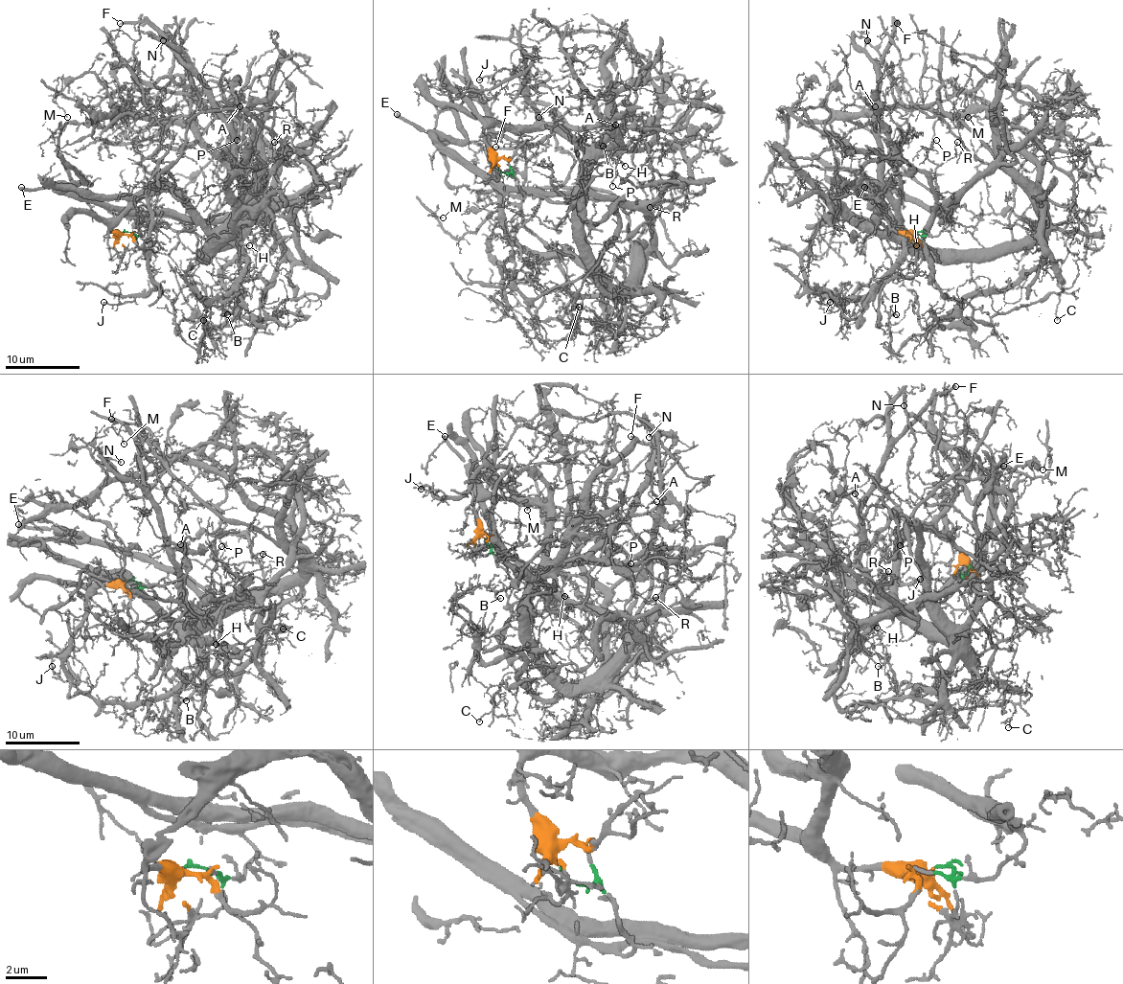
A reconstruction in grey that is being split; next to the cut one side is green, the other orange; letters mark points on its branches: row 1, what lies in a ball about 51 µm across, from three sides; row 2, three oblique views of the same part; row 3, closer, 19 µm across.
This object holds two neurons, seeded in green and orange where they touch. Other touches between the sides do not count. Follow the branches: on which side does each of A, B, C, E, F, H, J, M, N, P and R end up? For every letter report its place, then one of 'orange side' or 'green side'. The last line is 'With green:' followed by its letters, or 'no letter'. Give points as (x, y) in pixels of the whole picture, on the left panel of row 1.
A: at (240, 106); orange side
B: at (227, 314); orange side
C: at (203, 320); green side
E: at (21, 187); green side
F: at (120, 23); orange side
H: at (249, 245); orange side
J: at (103, 302); orange side
M: at (67, 117); green side
N: at (163, 40); orange side
P: at (237, 140); green side
R: at (274, 142); green side
With green: C, E, M, P, R

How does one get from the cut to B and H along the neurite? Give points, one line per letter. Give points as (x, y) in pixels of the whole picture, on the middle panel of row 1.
B: (497, 167), (484, 136), (495, 124), (562, 127), (609, 153), (620, 144), (604, 132), (598, 140), (604, 146)
H: (497, 167), (495, 151), (484, 136), (488, 127), (495, 124), (562, 127), (586, 146), (615, 153), (624, 167)

